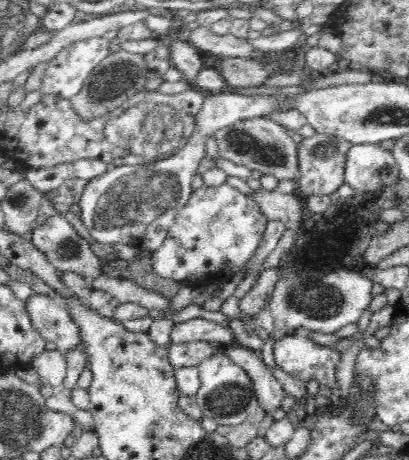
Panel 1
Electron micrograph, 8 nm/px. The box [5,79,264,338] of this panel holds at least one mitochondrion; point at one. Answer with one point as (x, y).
(127, 203)

